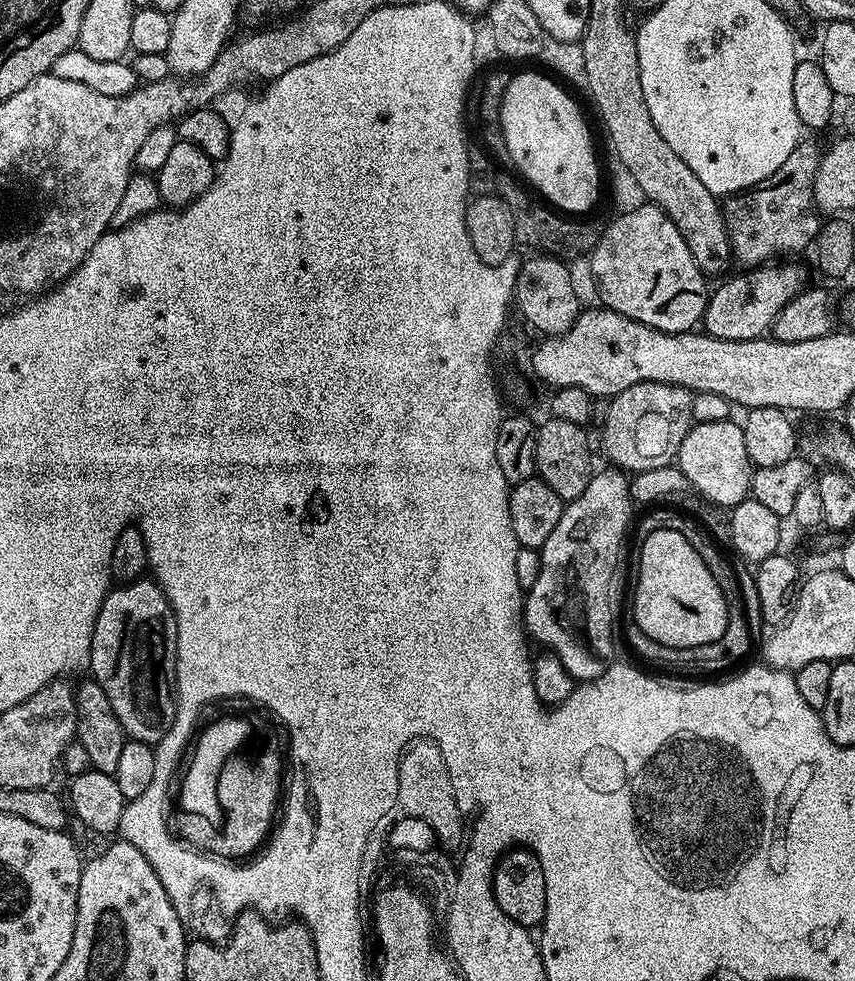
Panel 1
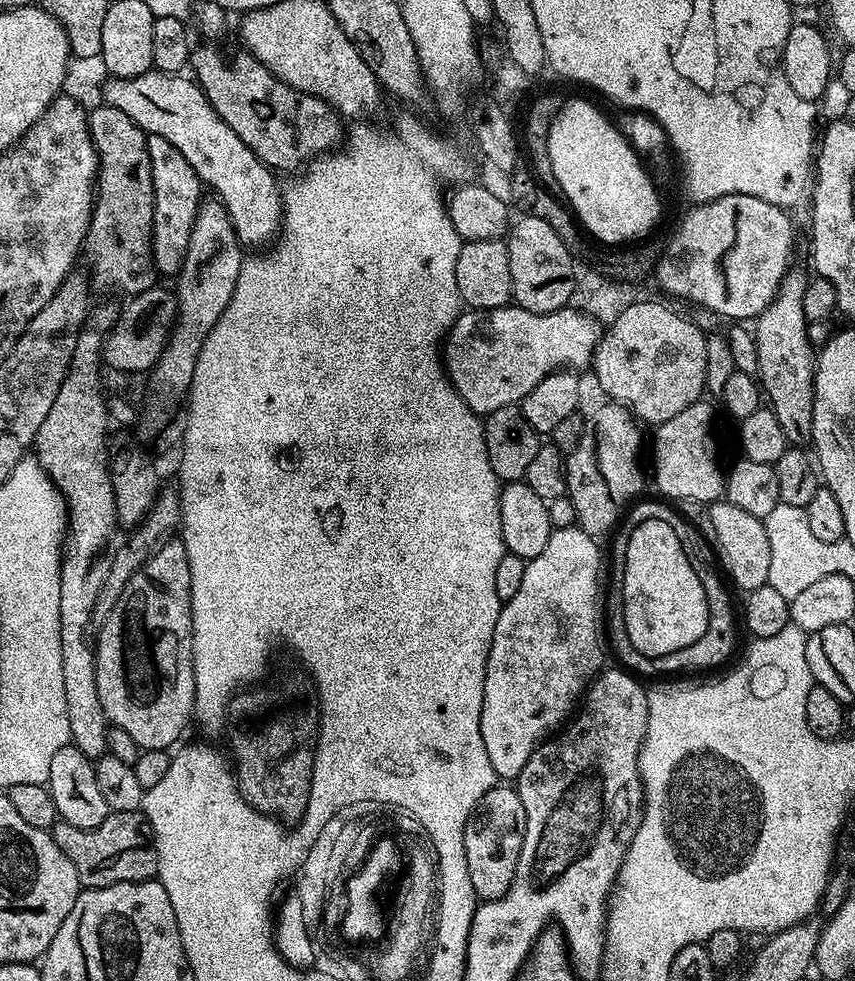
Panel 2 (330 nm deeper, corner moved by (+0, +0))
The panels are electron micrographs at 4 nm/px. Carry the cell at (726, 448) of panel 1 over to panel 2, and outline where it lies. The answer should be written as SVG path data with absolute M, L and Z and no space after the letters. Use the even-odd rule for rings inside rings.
M701 398L696 401L695 404L686 406L686 410L682 410L682 414L674 414L674 418L670 418L666 422L662 422L656 429L656 441L651 441L650 452L652 448L652 468L650 464L650 476L656 479L656 488L661 492L659 495L661 497L667 498L669 501L672 500L693 500L696 504L701 504L701 506L707 506L714 500L721 499L726 492L726 468L725 465L720 465L720 440L716 437L716 412L707 404L707 399Z

